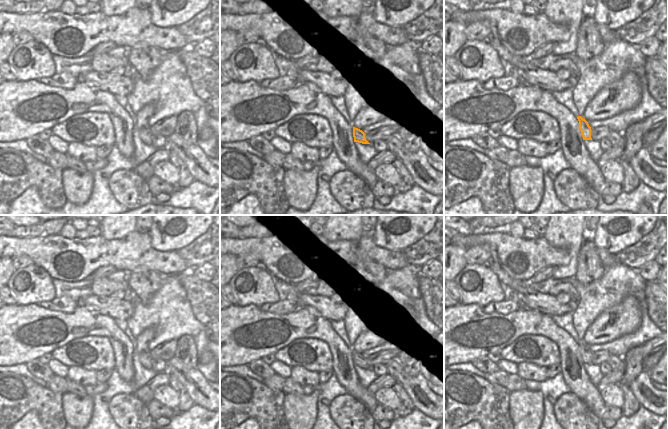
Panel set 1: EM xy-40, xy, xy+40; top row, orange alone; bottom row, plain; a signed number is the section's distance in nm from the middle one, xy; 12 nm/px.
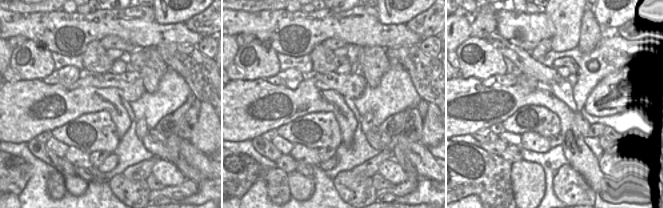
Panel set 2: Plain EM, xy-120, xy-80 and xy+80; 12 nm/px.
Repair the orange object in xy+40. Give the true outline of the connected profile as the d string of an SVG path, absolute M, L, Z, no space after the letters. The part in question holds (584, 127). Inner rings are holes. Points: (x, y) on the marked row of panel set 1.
M578 116L577 119L579 121L579 129L581 131L583 140L592 140L591 127L589 126L588 122L585 119L583 119L581 116Z

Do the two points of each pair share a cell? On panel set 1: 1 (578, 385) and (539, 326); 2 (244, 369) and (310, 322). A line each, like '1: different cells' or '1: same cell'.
1: same cell
2: different cells

